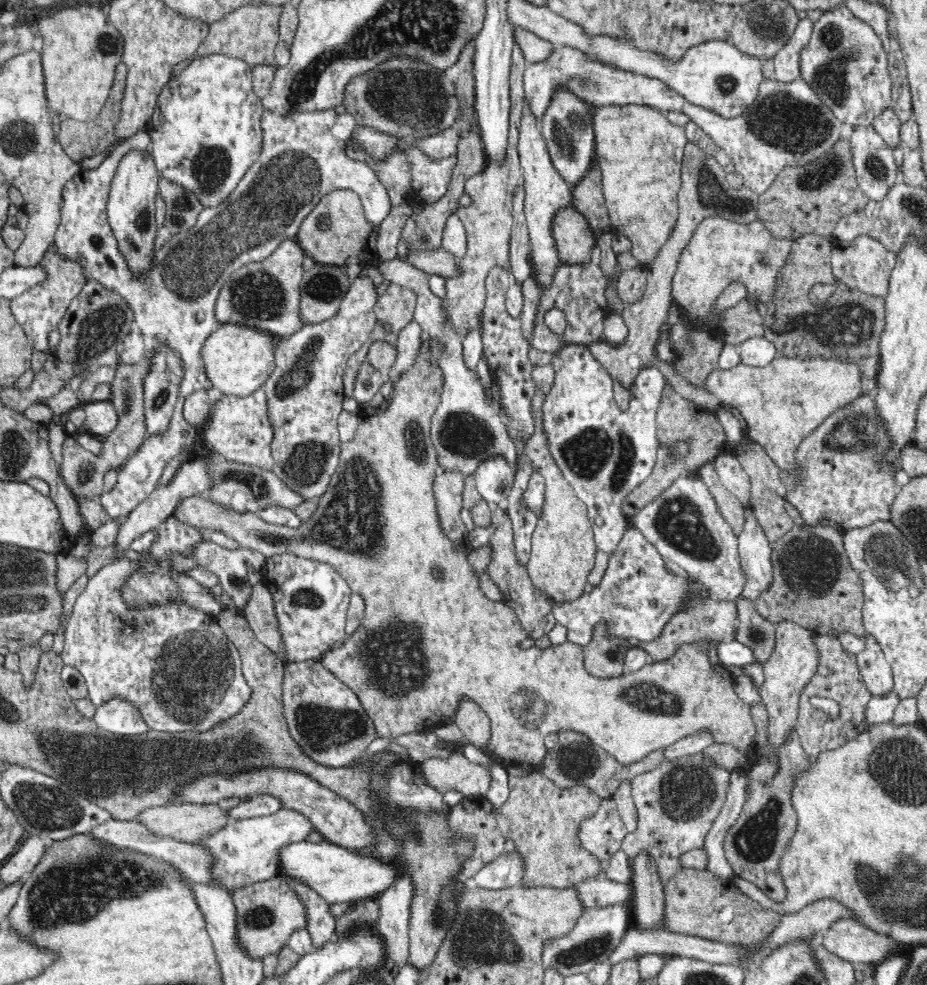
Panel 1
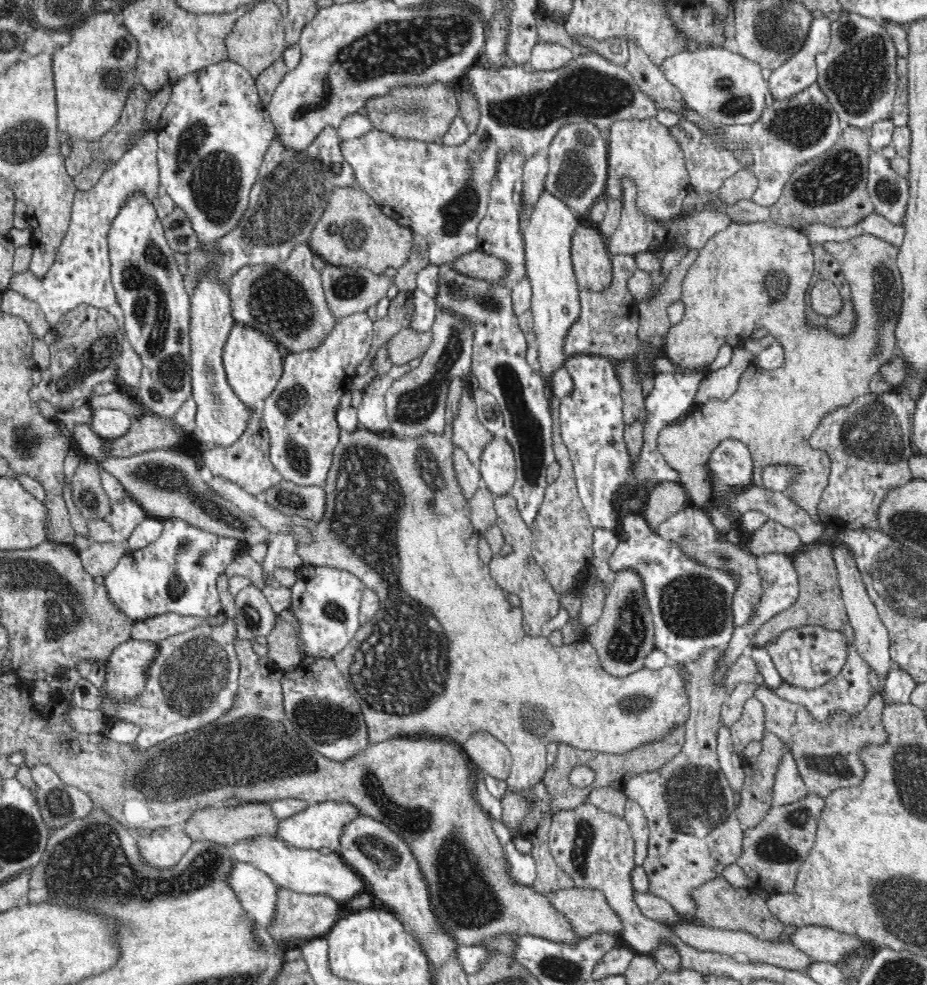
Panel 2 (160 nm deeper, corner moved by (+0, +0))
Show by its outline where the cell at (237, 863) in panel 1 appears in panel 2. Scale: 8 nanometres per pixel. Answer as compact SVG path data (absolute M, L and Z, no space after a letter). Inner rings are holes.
M327 800L326 802L313 803L308 808L304 808L298 814L292 814L290 818L280 819L276 830L272 832L272 837L280 839L291 846L300 849L319 851L321 848L328 848L332 852L340 854L342 828L356 816L360 816L362 811L346 801Z

